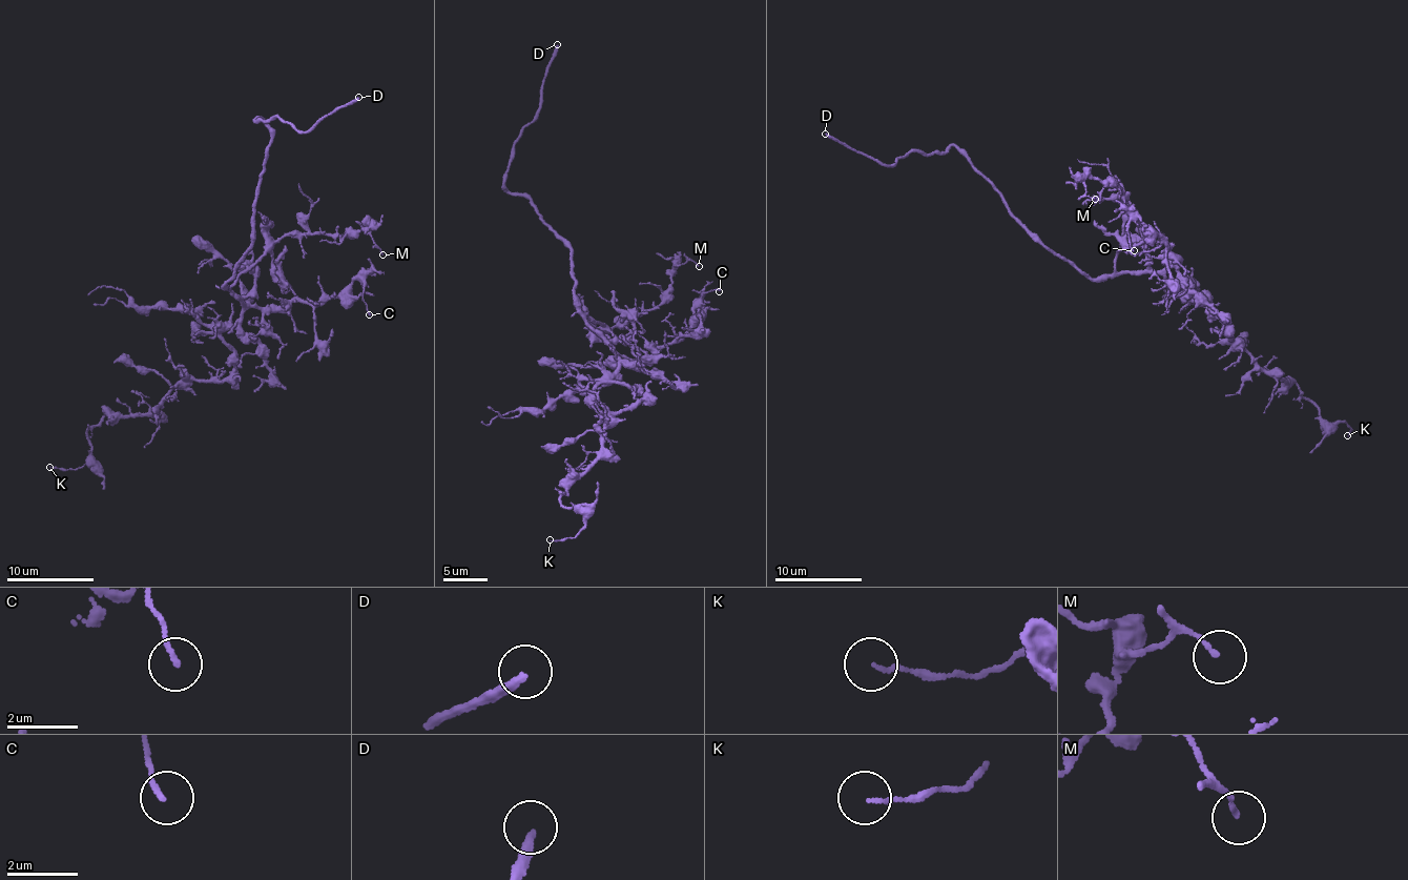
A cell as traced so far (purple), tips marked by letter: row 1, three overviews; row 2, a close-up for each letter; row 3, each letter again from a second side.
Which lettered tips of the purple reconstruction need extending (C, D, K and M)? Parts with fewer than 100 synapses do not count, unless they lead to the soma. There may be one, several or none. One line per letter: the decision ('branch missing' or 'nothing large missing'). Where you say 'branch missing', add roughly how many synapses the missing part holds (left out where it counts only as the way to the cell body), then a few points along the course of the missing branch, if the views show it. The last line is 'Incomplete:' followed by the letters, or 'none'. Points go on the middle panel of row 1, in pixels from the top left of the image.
C: nothing large missing
D: branch missing
K: nothing large missing
M: nothing large missing
Incomplete: D

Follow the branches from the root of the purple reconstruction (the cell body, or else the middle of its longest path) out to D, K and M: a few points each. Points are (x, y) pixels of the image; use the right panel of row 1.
D: (1118, 273), (1089, 279), (1048, 251), (952, 145), (928, 155), (908, 152), (890, 165), (825, 134)
K: (1118, 273), (1151, 270), (1186, 291), (1261, 368), (1295, 383), (1323, 420), (1347, 423), (1347, 435)
M: (1118, 273), (1116, 263), (1130, 211), (1124, 200), (1129, 197), (1117, 183), (1086, 177), (1085, 193), (1095, 199)

